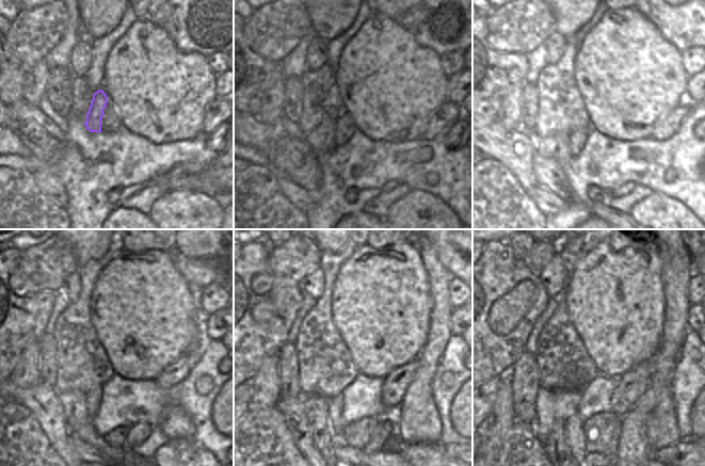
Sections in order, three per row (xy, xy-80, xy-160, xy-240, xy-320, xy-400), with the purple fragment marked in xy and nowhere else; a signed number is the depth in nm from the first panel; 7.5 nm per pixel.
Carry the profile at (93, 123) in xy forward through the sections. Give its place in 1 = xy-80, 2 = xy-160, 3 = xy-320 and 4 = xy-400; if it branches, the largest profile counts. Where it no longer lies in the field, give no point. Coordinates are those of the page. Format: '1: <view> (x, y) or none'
1: xy-80 (321, 140)
2: xy-160 (557, 147)
3: xy-320 (316, 406)
4: xy-400 (556, 446)

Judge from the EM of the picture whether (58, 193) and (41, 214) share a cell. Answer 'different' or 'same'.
different

